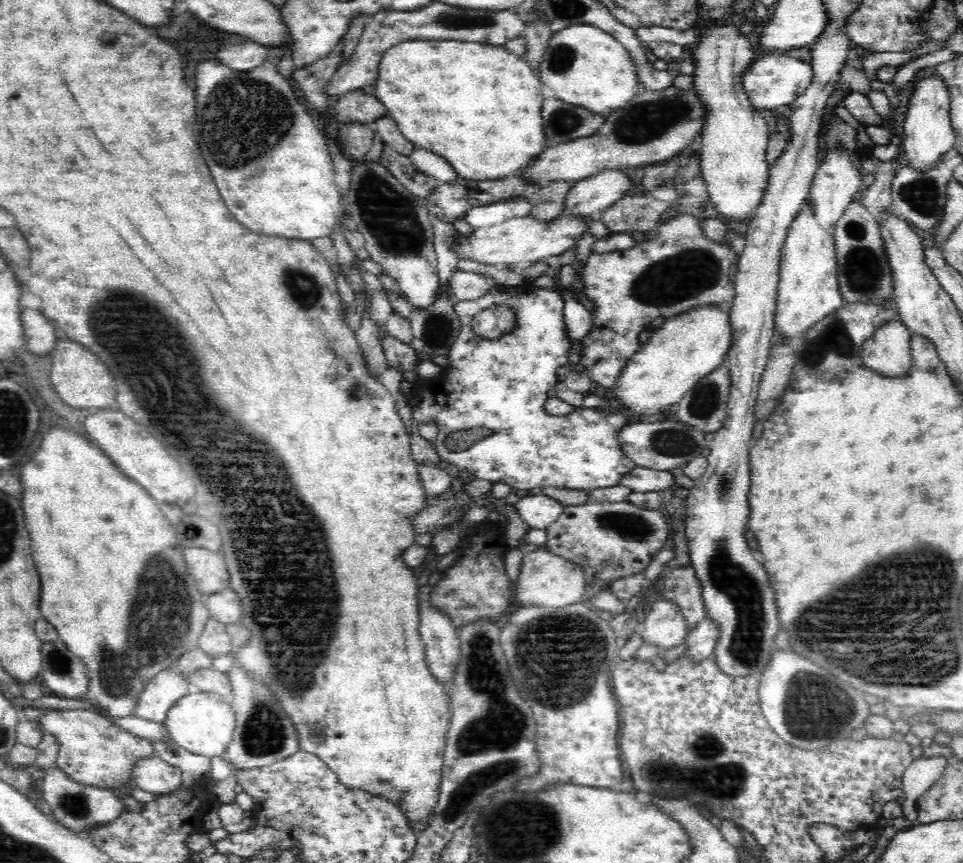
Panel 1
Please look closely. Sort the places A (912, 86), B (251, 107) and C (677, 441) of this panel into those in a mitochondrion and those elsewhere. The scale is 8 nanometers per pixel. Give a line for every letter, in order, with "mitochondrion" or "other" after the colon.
A: other
B: mitochondrion
C: mitochondrion

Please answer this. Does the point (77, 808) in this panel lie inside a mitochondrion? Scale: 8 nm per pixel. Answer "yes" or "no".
yes

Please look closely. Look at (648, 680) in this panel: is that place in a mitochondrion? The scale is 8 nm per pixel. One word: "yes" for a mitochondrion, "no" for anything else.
no

